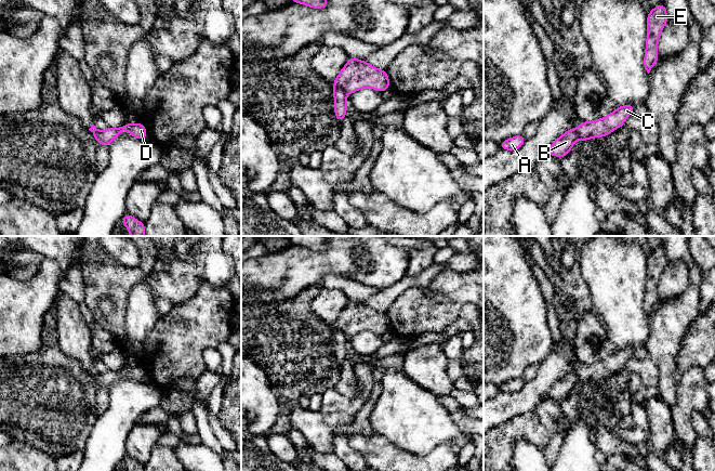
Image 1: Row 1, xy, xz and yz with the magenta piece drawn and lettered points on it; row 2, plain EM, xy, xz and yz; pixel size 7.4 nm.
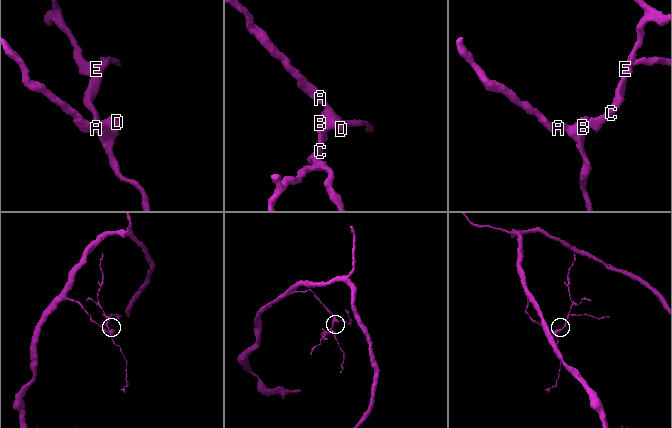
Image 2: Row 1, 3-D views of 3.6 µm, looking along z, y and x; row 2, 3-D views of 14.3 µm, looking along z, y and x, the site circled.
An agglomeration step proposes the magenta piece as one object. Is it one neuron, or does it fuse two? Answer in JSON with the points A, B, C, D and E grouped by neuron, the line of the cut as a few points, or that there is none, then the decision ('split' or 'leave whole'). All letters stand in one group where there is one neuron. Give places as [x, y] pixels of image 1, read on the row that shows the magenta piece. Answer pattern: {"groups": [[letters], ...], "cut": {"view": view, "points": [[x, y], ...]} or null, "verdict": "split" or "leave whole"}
{"groups": [["A", "B", "D"], ["C", "E"]], "cut": {"view": "xz", "points": [[334, 87], [345, 91]]}, "verdict": "split"}

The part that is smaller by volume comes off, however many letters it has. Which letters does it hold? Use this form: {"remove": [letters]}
{"remove": ["C", "E"]}

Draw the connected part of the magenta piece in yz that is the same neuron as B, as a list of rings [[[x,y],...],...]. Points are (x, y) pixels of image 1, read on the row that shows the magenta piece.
[[[570,129],[562,135],[557,138],[552,146],[545,153],[545,156],[553,155],[555,157],[567,157],[569,151],[573,147],[574,143],[580,139],[577,129]]]

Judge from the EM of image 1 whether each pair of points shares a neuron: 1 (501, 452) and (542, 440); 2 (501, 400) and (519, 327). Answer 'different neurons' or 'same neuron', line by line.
1: same neuron
2: different neurons

